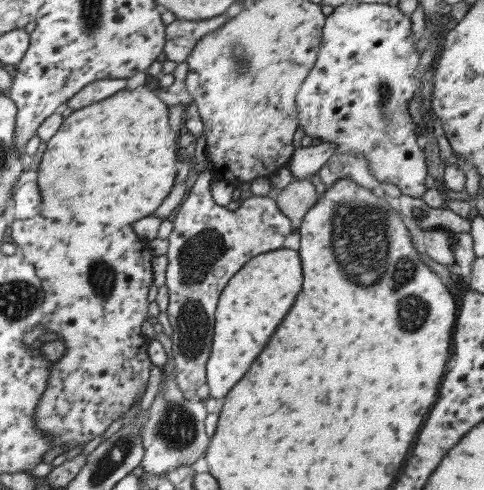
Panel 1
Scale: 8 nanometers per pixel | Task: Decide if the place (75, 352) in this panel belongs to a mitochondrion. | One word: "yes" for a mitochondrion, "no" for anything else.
no

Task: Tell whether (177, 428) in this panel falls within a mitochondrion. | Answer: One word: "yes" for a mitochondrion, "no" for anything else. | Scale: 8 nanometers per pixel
yes

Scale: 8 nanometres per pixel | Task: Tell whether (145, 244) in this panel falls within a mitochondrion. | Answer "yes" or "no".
no

